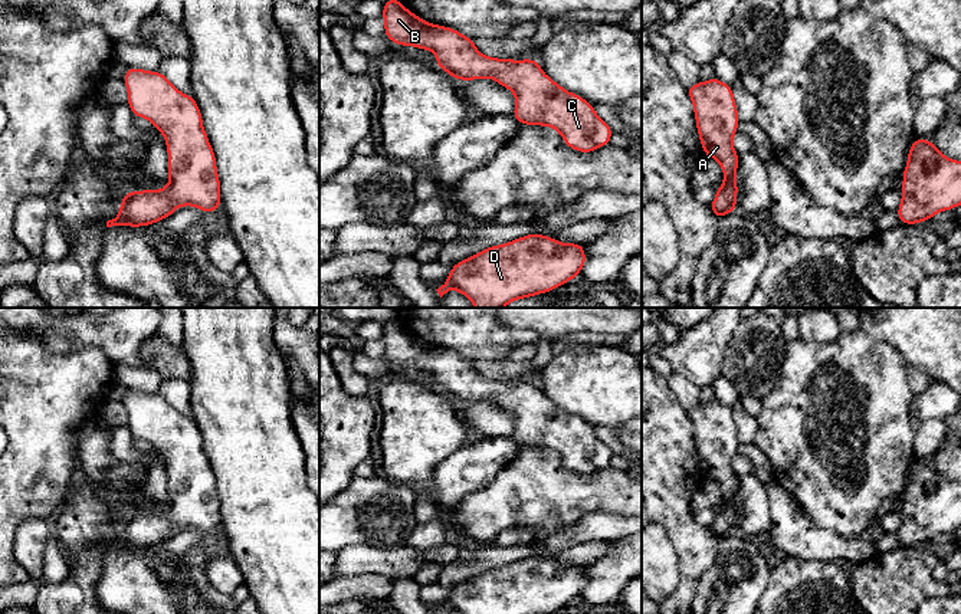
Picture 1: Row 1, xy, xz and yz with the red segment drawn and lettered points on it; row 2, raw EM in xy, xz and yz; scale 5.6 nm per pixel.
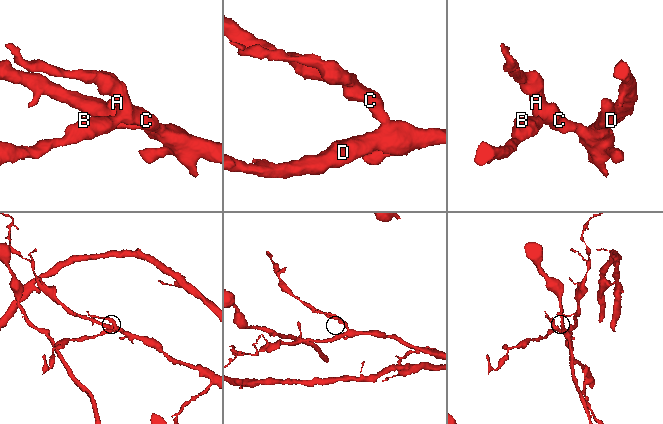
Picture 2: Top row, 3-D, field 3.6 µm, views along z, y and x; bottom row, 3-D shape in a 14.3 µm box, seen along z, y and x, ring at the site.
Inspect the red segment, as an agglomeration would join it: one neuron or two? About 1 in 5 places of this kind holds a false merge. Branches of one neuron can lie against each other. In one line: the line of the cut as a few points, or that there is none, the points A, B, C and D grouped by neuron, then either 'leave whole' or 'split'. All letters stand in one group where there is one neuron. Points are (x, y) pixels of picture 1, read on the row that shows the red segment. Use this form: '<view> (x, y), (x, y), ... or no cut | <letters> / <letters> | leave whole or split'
no cut | A B C D | leave whole

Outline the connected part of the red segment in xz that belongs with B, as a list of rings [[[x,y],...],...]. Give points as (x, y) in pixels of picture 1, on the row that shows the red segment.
[[[400,0],[383,3],[384,32],[390,42],[398,46],[413,46],[436,53],[436,66],[456,81],[476,81],[492,78],[498,85],[508,88],[515,95],[515,109],[511,114],[521,125],[539,125],[557,129],[565,145],[578,152],[591,151],[610,145],[611,127],[604,122],[594,109],[594,105],[583,96],[565,91],[554,79],[547,76],[538,59],[498,59],[482,55],[472,37],[463,36],[459,30],[424,22],[404,7]]]

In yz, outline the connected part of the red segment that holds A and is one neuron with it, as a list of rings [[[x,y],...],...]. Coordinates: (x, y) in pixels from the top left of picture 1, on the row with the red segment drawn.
[[[715,75],[706,81],[688,86],[686,92],[693,105],[696,131],[703,148],[703,155],[719,162],[724,183],[716,188],[711,211],[721,217],[738,210],[738,183],[735,173],[739,167],[739,154],[734,150],[732,138],[738,132],[738,109],[732,86]]]

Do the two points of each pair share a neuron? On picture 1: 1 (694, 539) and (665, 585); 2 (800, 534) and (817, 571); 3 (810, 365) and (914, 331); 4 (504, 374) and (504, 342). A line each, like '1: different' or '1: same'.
1: different
2: different
3: different
4: different

